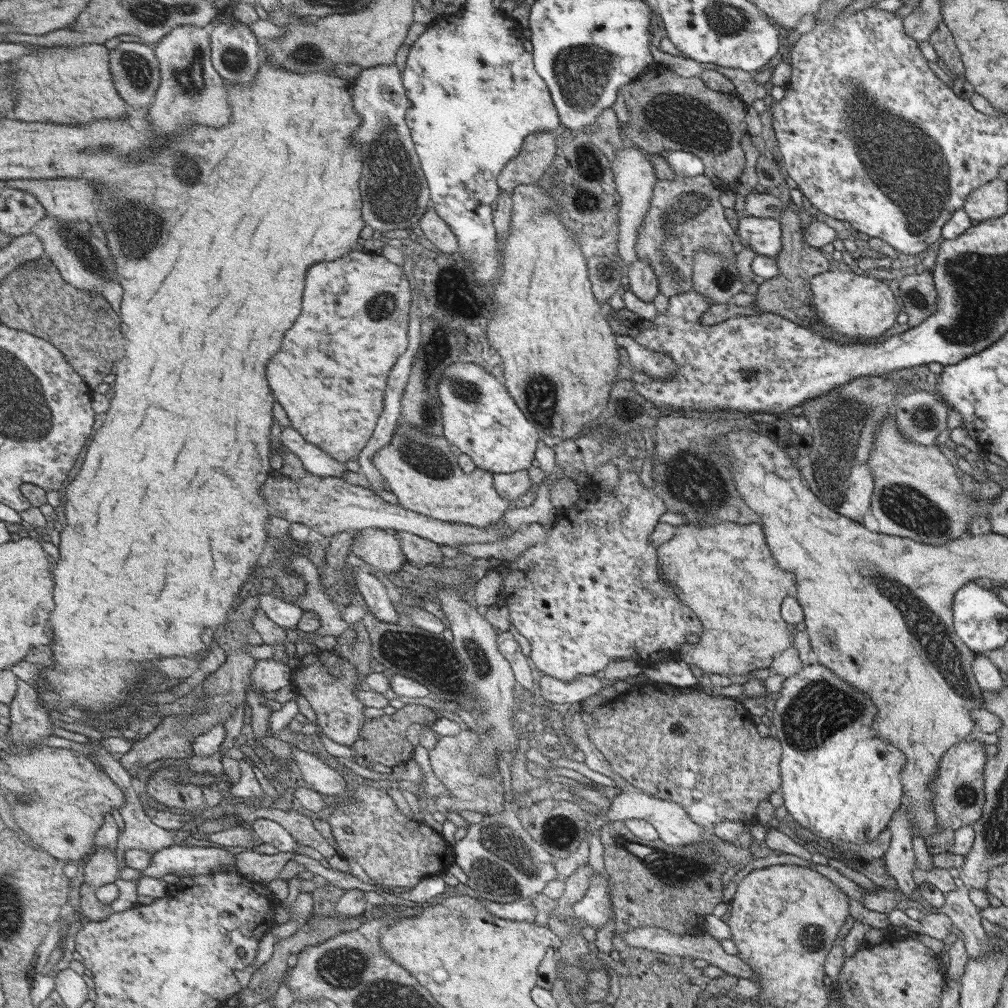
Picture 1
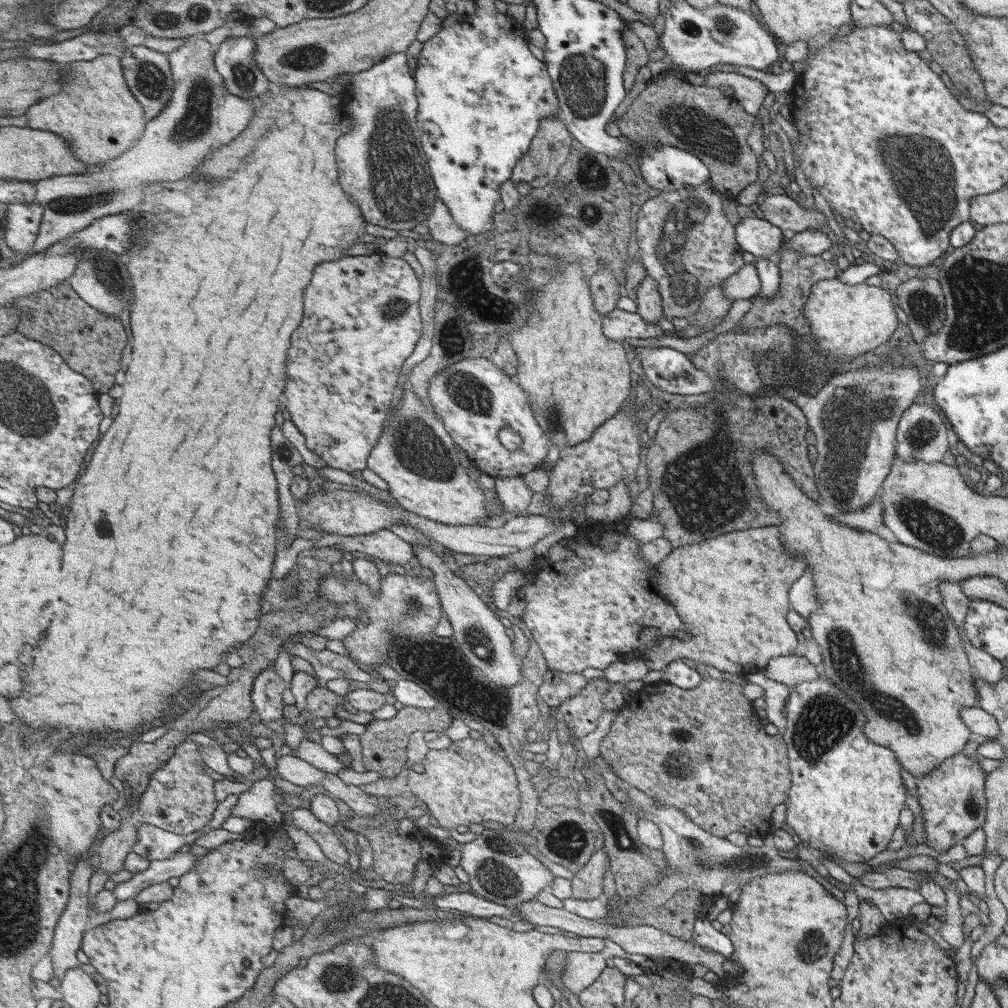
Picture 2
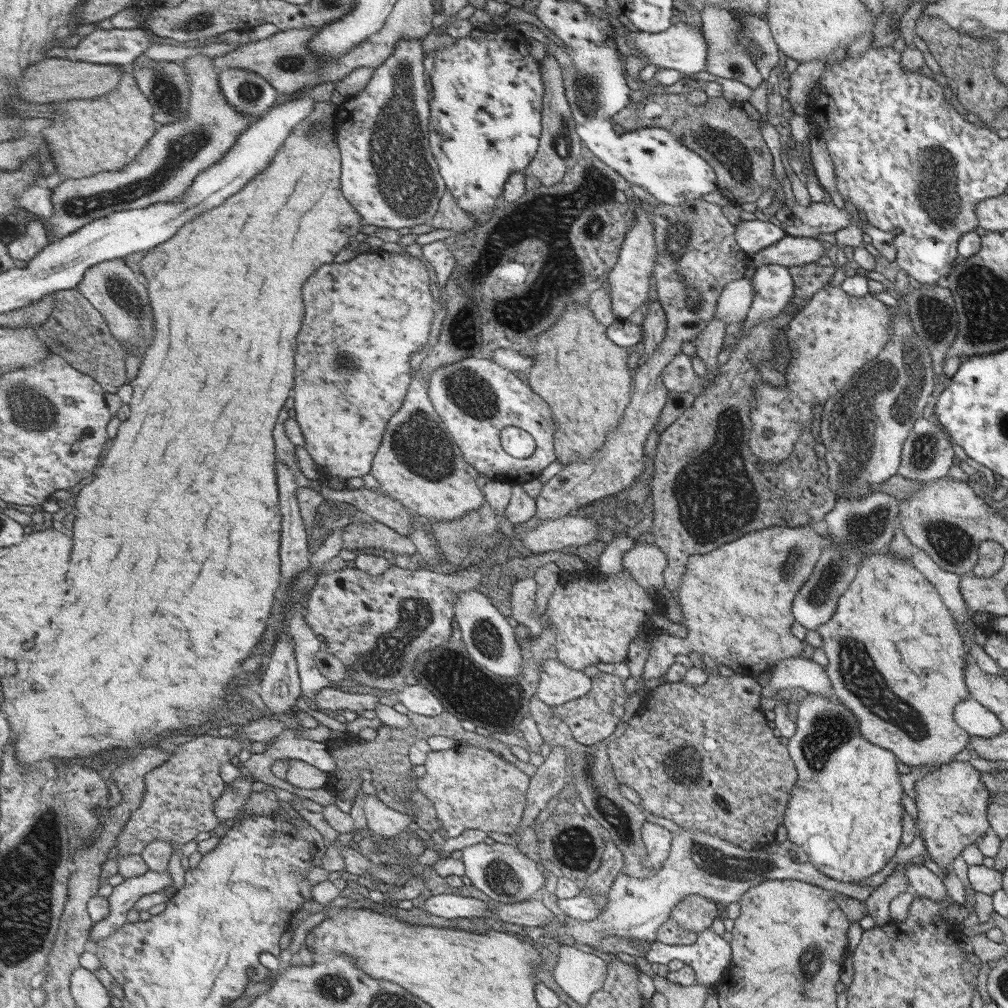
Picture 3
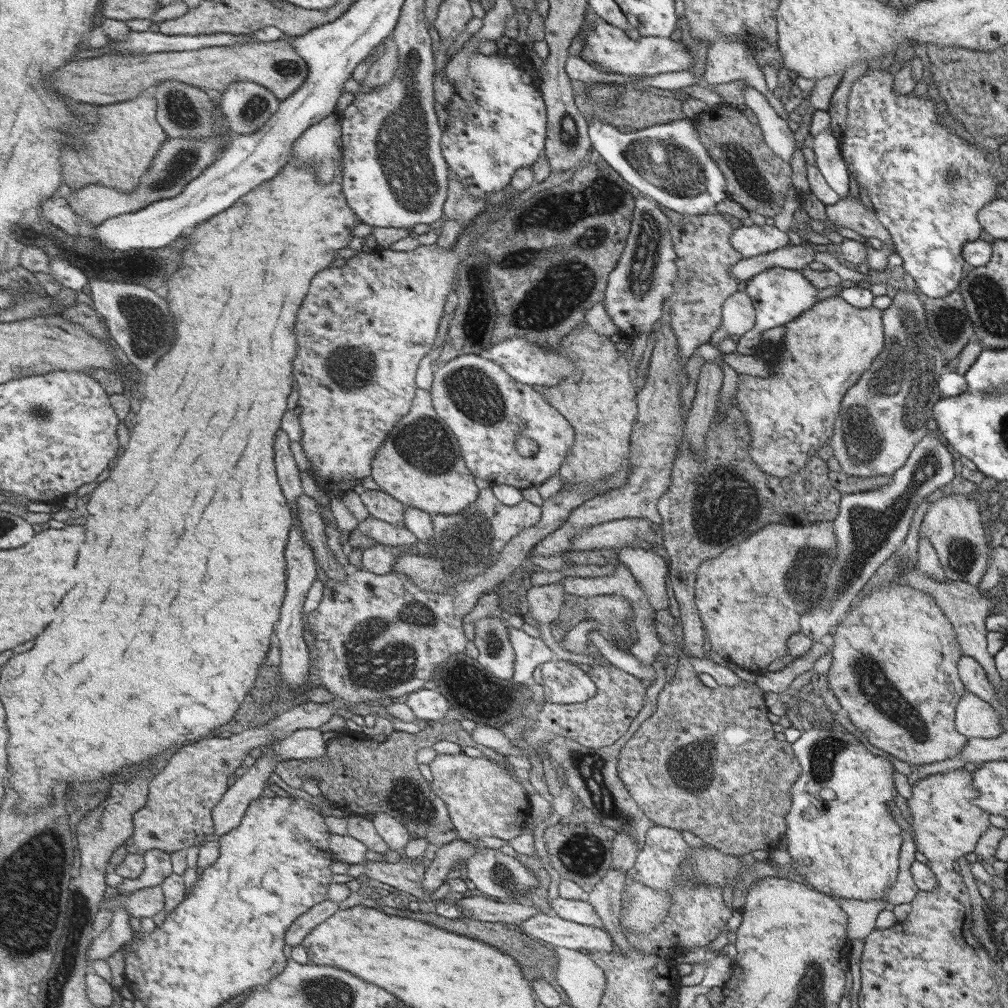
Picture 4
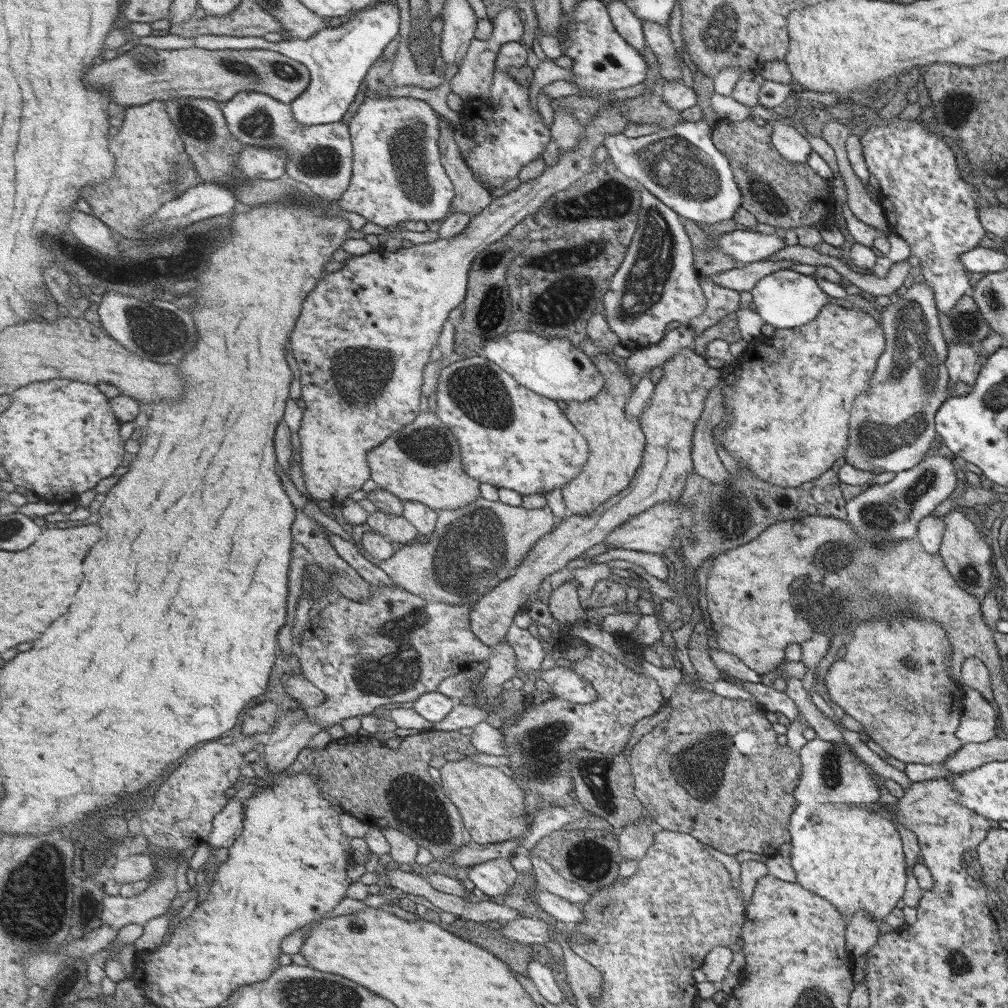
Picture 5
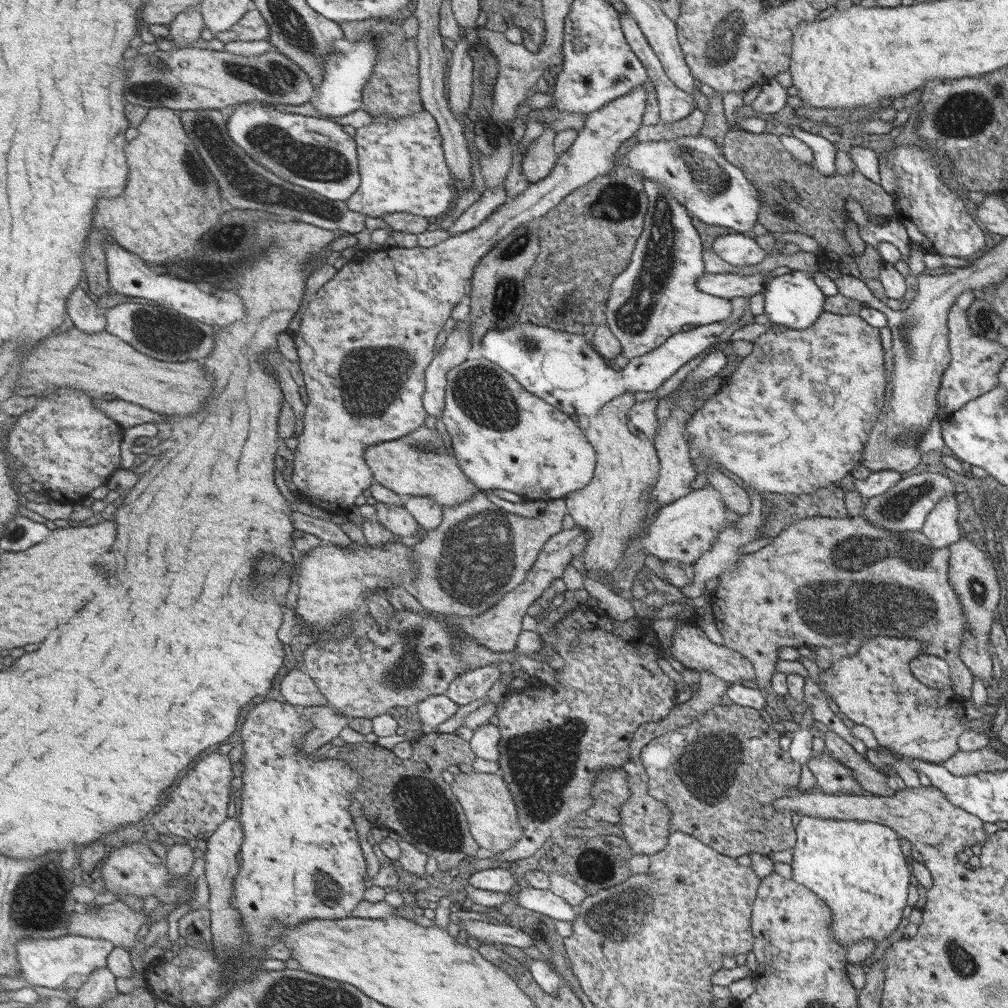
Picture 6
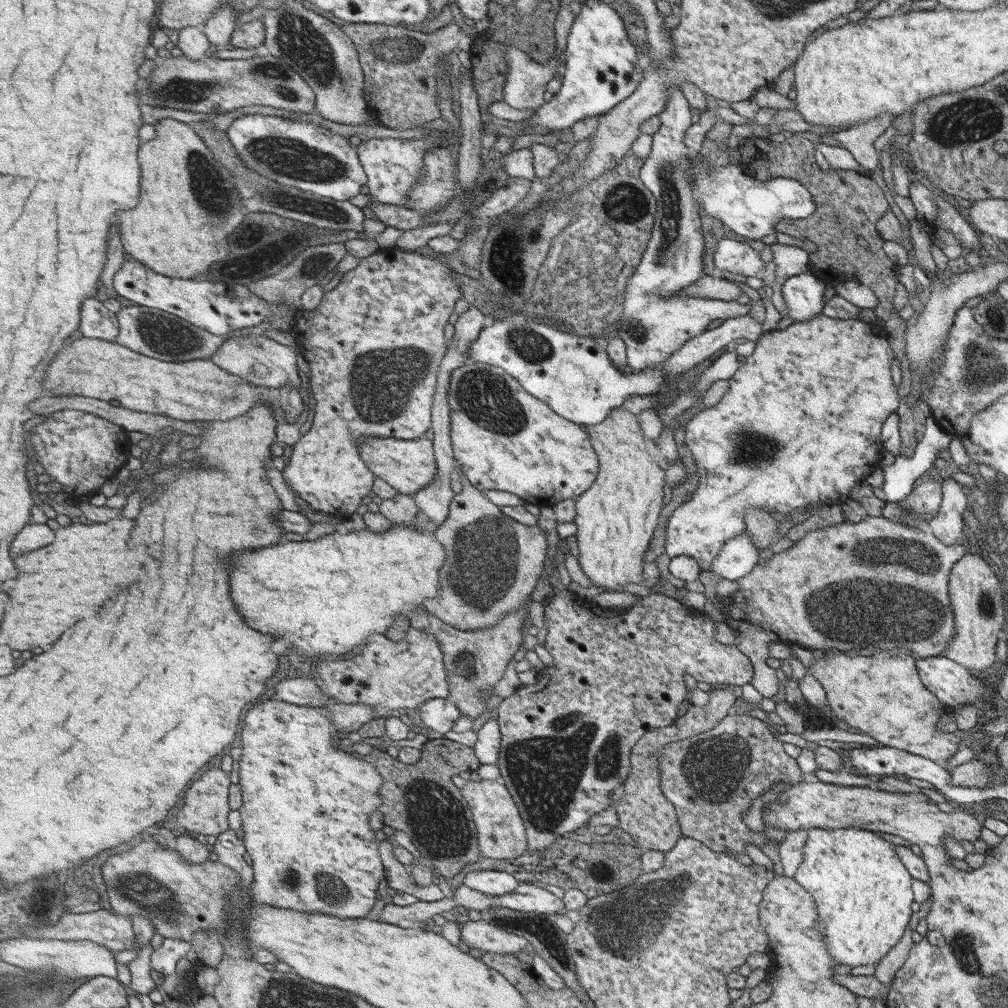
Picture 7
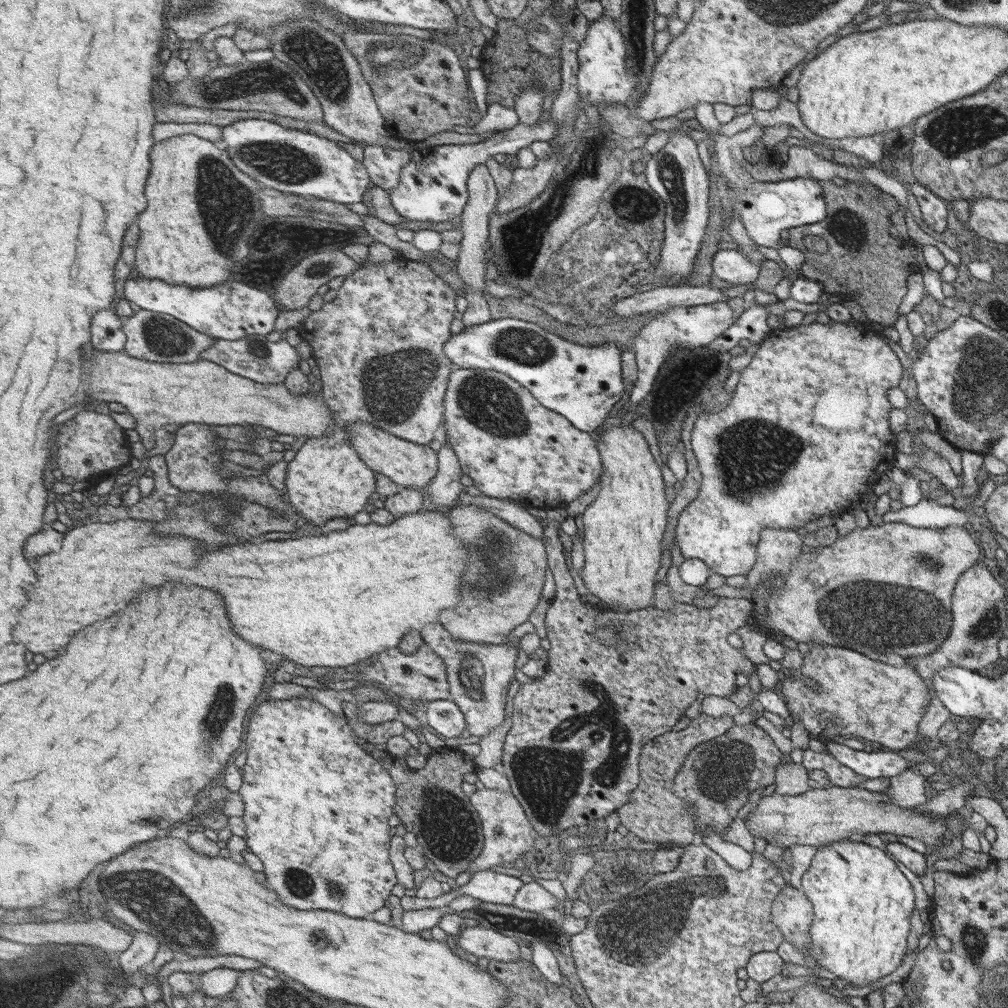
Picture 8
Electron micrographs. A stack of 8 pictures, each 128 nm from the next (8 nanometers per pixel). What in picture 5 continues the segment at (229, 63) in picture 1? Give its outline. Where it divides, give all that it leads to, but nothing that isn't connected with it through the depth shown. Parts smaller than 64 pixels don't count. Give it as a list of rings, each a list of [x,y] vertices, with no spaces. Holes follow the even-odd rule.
[[[240,92],[229,102],[222,104],[229,130],[233,136],[242,144],[253,147],[281,147],[287,153],[286,173],[287,179],[318,195],[325,201],[339,202],[347,189],[350,187],[351,180],[354,179],[354,141],[350,133],[349,124],[343,122],[303,125],[296,121],[292,104],[285,104],[273,96],[263,92]]]

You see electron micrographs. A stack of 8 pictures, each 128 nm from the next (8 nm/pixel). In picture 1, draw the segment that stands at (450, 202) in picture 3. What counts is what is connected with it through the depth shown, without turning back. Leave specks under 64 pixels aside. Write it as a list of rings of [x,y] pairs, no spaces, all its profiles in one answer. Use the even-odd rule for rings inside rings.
[[[429,208],[418,220],[423,238],[433,245],[433,249],[449,255],[455,255],[458,250],[458,242],[445,221],[435,214],[435,210]]]

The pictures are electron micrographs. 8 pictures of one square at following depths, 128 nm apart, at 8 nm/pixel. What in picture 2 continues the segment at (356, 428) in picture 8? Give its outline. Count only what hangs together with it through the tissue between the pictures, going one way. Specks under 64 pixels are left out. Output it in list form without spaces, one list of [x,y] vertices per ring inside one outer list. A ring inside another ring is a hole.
[[[408,379],[405,380],[403,387],[399,404],[396,405],[398,409],[395,409],[396,412],[391,410],[391,416],[383,424],[381,438],[378,438],[377,446],[373,448],[367,459],[367,468],[387,484],[388,494],[405,511],[413,512],[433,522],[453,526],[475,525],[476,522],[484,520],[488,515],[485,514],[485,508],[483,508],[483,496],[481,496],[475,480],[463,472],[463,466],[461,466],[457,452],[453,448],[453,441],[449,438],[450,433],[446,431],[436,414],[424,407],[420,398],[411,390]],[[439,456],[445,458],[445,462],[447,462],[447,478],[445,480],[429,478],[429,474],[433,474],[433,470],[429,472],[429,462],[434,466],[433,460],[437,460]]]

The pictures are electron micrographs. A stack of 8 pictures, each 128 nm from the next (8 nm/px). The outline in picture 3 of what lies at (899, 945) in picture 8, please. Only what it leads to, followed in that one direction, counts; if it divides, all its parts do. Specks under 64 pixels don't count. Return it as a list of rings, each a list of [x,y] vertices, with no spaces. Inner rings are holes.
[[[808,694],[798,701],[797,704],[797,721],[795,721],[796,729],[788,738],[790,760],[794,762],[795,768],[798,769],[798,782],[795,783],[794,790],[791,791],[791,800],[787,803],[786,815],[783,816],[783,828],[787,829],[786,840],[793,844],[796,849],[803,851],[808,861],[825,876],[837,880],[837,882],[856,883],[859,880],[865,880],[868,876],[877,874],[887,860],[895,854],[901,838],[901,786],[899,786],[899,774],[897,774],[897,766],[895,766],[895,756],[891,751],[885,752],[884,748],[879,745],[871,744],[865,737],[861,738],[859,730],[857,730],[857,719],[853,718],[854,713],[846,708],[845,705],[839,703],[835,697],[830,696],[824,698],[821,695]]]

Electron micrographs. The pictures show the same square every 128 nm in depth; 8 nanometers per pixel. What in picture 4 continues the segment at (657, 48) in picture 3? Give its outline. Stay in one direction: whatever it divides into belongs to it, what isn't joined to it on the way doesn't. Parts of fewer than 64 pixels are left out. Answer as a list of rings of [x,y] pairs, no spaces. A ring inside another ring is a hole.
[[[589,7],[581,27],[583,46],[580,58],[589,65],[603,66],[605,72],[623,74],[623,76],[655,76],[664,72],[685,70],[693,62],[680,41],[673,41],[663,36],[641,36],[637,40],[629,39],[622,29],[605,22]]]

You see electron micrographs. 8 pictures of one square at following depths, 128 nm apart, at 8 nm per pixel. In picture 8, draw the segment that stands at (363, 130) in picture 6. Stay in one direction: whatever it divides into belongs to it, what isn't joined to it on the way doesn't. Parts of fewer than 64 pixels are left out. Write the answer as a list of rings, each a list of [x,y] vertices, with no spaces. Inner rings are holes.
[[[363,147],[363,167],[367,170],[373,185],[390,192],[400,183],[403,166],[409,163],[410,154],[391,147]]]

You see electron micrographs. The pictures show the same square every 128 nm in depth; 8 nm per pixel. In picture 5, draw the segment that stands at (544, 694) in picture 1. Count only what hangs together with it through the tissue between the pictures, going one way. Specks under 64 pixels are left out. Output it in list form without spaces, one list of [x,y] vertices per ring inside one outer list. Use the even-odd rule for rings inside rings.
[[[553,666],[544,671],[532,671],[531,674],[543,680],[555,698],[575,704],[590,704],[596,700],[595,689],[583,676],[573,672],[572,668]]]

